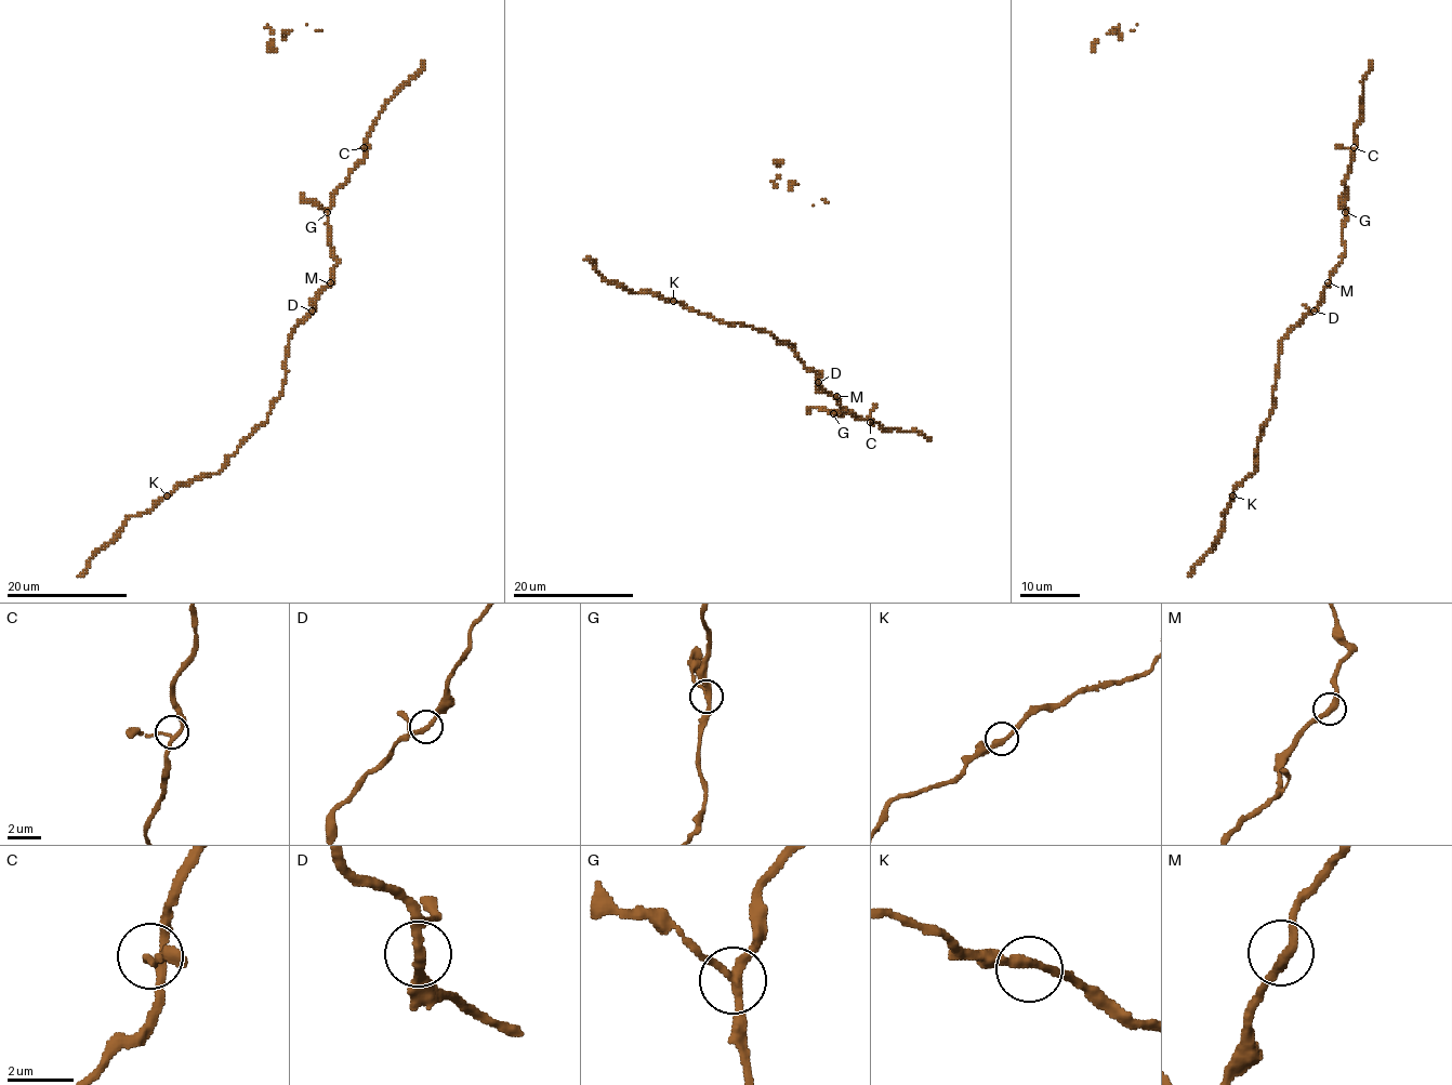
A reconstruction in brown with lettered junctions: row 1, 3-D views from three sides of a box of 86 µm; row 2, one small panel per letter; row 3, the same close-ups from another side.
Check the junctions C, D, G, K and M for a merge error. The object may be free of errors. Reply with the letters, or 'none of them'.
G

